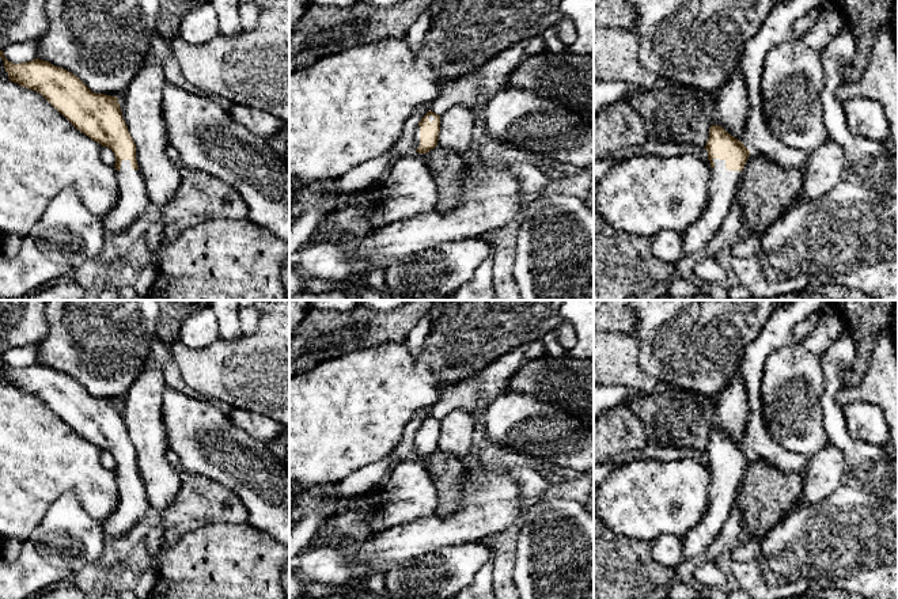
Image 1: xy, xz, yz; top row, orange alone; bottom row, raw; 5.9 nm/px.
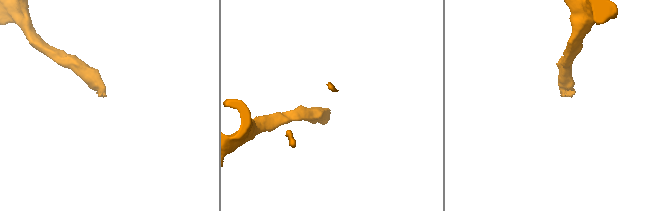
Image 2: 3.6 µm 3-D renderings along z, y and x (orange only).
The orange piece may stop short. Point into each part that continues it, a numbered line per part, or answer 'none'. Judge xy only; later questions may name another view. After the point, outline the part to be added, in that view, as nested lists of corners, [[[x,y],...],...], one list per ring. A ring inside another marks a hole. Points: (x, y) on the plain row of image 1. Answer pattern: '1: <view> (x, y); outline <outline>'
1: xy (133, 505); outline [[[130,465],[121,466],[117,475],[120,500],[117,508],[103,523],[105,537],[124,538],[151,509],[147,493],[139,474],[133,474]]]

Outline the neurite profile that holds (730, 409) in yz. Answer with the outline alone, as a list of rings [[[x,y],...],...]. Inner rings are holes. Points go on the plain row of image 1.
[[[738,369],[721,391],[709,398],[712,406],[712,429],[721,431],[742,446],[747,428],[749,402],[746,386]]]

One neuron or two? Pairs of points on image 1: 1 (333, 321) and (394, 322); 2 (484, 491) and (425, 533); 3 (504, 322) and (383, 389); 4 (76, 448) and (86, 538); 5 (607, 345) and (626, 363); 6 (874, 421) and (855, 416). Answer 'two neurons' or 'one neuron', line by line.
1: one neuron
2: one neuron
3: one neuron
4: two neurons
5: one neuron
6: one neuron

